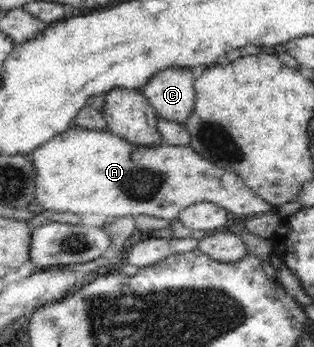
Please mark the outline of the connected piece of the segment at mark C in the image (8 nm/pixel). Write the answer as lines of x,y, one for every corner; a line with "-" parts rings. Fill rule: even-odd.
169,68
153,75
139,90
158,117
184,125
194,108
195,81
189,69

